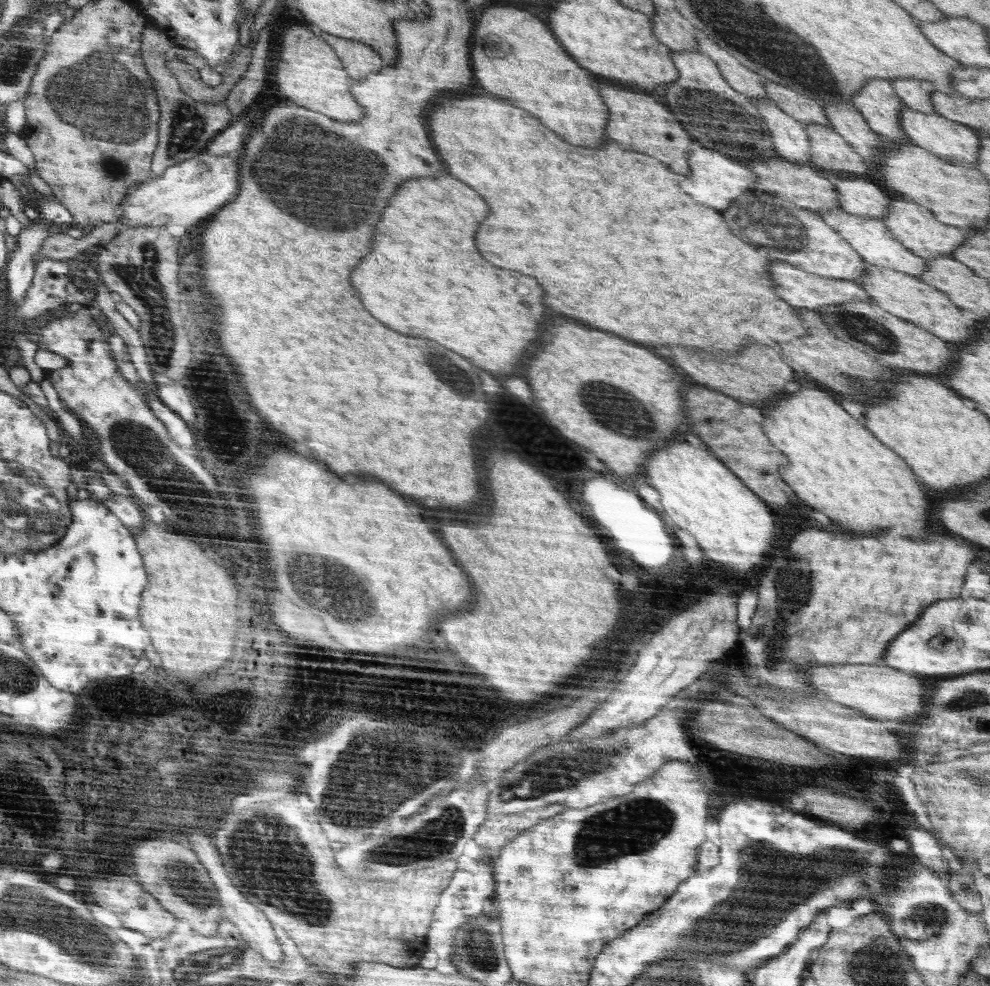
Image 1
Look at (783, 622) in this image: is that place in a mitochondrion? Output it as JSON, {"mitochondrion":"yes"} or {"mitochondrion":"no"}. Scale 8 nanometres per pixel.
{"mitochondrion":"yes"}

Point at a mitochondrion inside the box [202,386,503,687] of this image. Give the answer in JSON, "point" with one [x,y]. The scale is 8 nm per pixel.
{"point":[332,575]}

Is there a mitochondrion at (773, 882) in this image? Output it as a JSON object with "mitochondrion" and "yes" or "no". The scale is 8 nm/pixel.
{"mitochondrion":"yes"}

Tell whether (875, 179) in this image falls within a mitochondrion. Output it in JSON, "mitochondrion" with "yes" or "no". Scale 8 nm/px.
{"mitochondrion":"no"}

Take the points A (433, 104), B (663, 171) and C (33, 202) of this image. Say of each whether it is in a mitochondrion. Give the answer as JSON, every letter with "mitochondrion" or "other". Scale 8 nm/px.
{"A":"other","B":"other","C":"other"}

